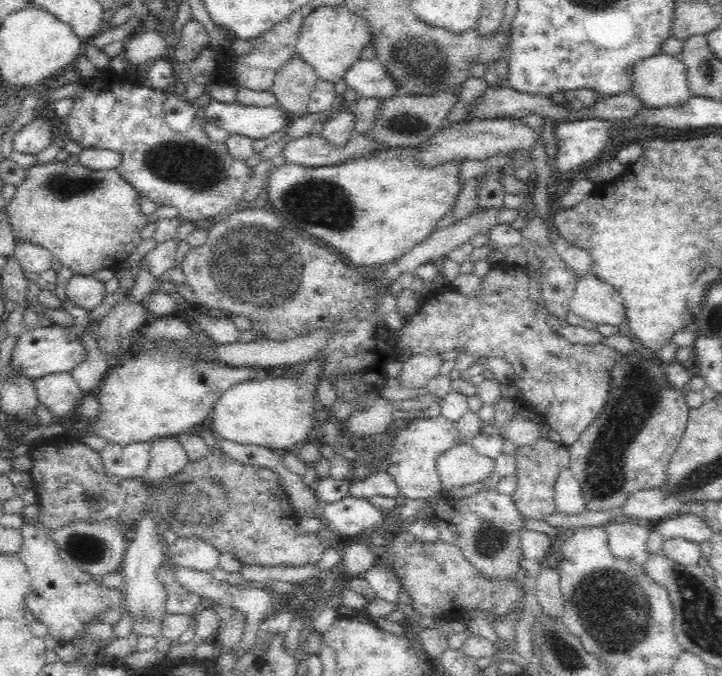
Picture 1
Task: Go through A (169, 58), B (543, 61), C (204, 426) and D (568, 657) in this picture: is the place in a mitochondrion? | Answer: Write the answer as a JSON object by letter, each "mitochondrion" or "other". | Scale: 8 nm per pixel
{"A":"other","B":"other","C":"other","D":"mitochondrion"}

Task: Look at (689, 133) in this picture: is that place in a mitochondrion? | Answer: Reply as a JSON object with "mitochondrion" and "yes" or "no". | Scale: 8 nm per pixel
{"mitochondrion":"no"}

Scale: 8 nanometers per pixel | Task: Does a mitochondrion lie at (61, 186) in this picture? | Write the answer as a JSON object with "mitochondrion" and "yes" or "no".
{"mitochondrion":"yes"}

